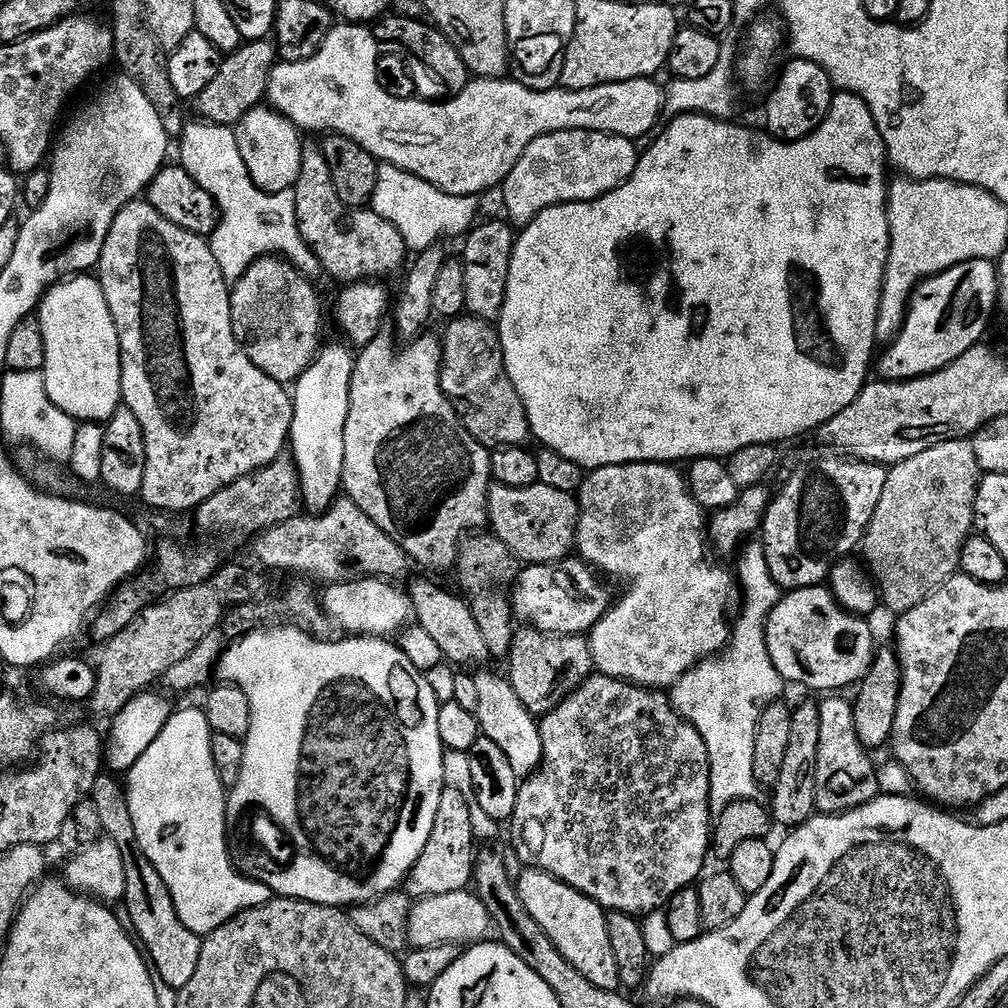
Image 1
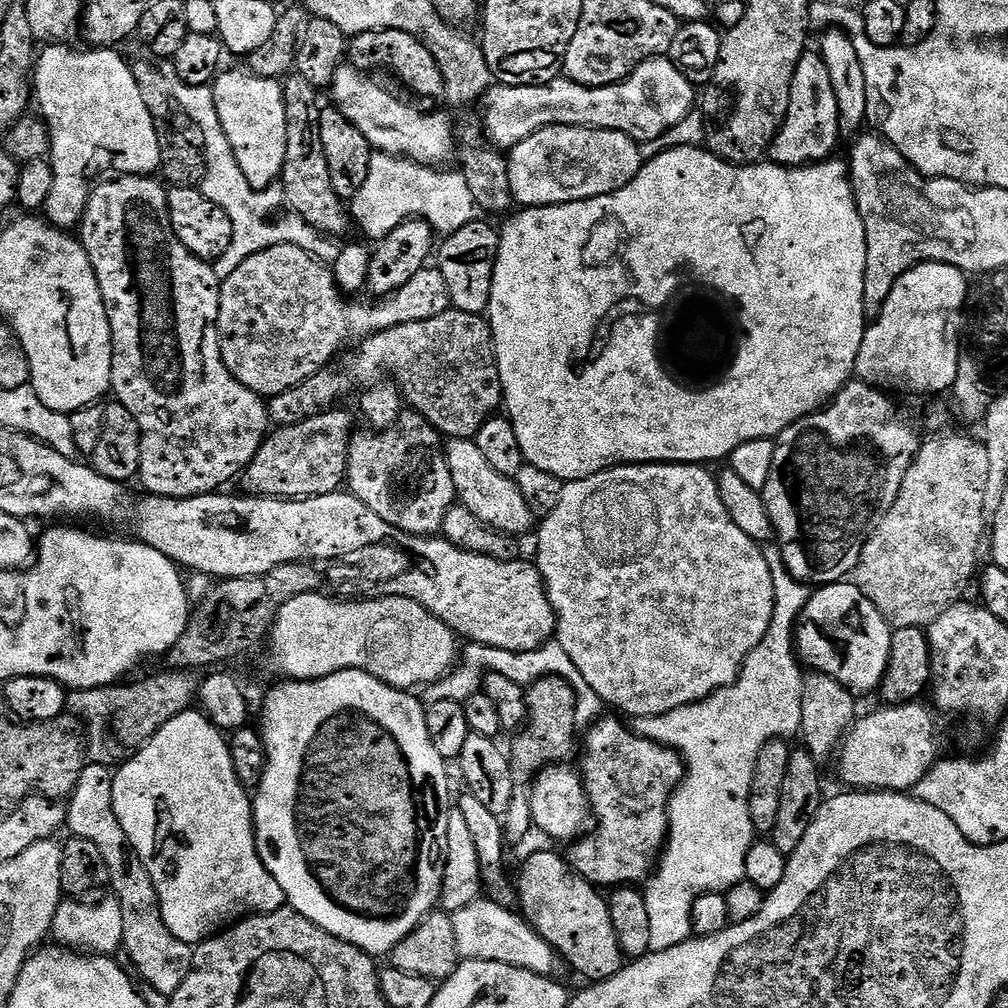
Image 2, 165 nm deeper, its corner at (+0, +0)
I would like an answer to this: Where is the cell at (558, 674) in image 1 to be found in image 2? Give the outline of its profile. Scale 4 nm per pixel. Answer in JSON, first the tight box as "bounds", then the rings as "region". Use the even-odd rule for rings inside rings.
{"bounds":[502,676,578,845],"region":[[[544,676],[536,680],[527,689],[528,718],[526,728],[532,731],[536,740],[528,740],[525,744],[516,744],[510,748],[512,761],[512,777],[517,790],[510,802],[508,811],[503,813],[502,823],[504,835],[509,845],[516,844],[528,831],[533,831],[532,822],[532,798],[529,785],[534,777],[545,766],[556,766],[561,762],[568,762],[575,752],[578,752],[576,740],[576,692],[573,681],[564,680],[561,676]],[[576,740],[576,744],[575,744]],[[525,787],[525,788],[524,788]]]}

